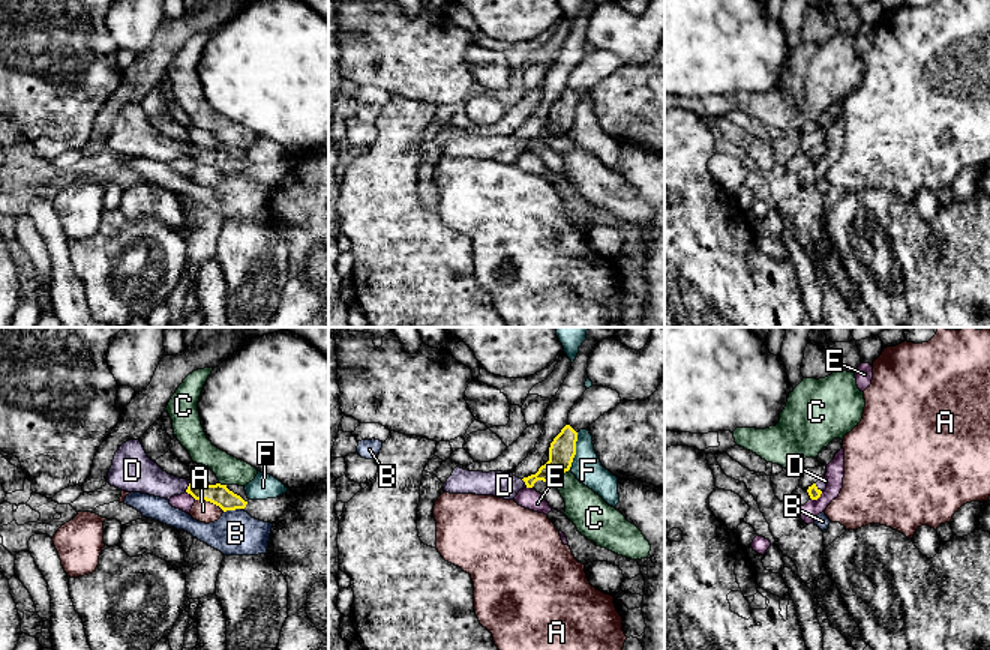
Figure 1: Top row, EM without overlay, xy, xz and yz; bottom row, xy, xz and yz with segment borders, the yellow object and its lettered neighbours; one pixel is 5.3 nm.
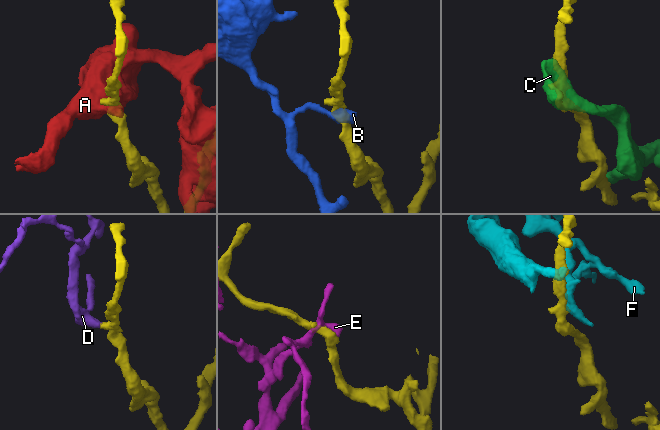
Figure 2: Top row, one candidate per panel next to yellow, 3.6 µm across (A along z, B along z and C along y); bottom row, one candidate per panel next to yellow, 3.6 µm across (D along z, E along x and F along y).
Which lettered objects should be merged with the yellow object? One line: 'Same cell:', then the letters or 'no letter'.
Same cell: D

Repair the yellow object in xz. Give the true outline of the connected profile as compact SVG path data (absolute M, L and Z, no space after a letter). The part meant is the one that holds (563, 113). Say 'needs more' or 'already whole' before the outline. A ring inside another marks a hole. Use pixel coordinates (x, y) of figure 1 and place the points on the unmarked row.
needs more; M566 89L550 107L549 125L536 138L519 143L512 135L483 137L456 131L444 147L444 155L514 164L520 153L532 152L537 144L554 147L556 138L568 135L576 119L576 105L578 96L570 89Z

